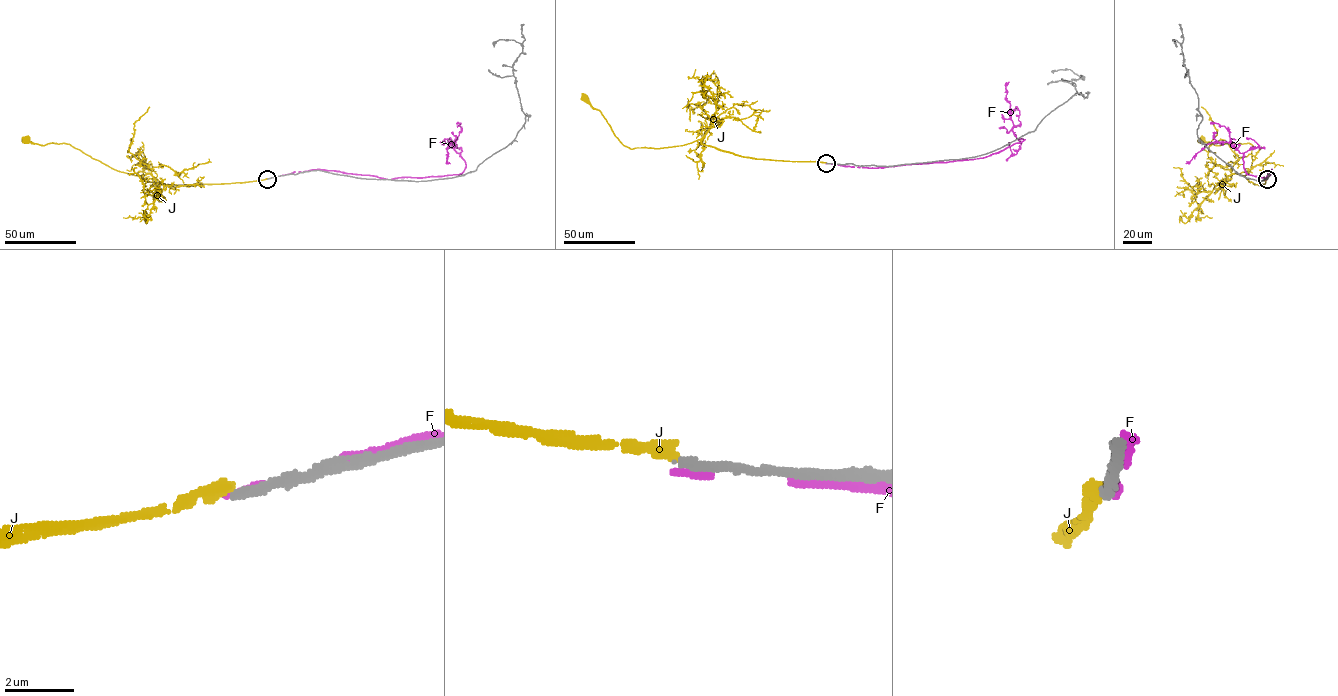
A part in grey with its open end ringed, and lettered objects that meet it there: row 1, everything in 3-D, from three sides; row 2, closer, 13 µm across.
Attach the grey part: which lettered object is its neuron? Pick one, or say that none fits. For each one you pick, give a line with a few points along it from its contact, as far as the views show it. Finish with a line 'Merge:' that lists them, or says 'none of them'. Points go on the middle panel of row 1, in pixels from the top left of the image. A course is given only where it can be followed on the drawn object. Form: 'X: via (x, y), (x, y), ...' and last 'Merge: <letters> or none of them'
Merge: none of them

